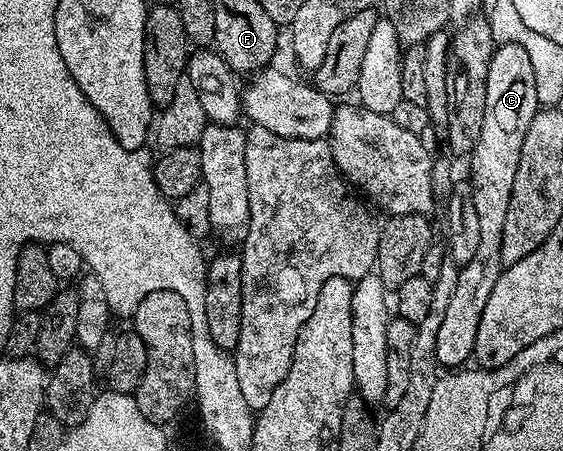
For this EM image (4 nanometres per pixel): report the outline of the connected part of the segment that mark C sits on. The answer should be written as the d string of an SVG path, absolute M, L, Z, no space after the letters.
M513 42L497 45L492 51L490 72L486 76L486 112L482 116L482 136L478 136L478 144L472 149L472 174L470 181L474 208L478 212L479 243L478 252L474 252L474 260L459 267L458 284L454 284L454 292L450 296L450 304L446 304L446 316L442 316L442 324L438 328L436 341L436 361L444 368L460 368L464 362L473 357L474 340L478 336L478 323L482 321L482 311L486 309L486 300L490 300L490 292L494 292L494 284L498 284L500 271L504 269L502 260L502 226L506 221L506 210L510 203L510 192L513 191L514 176L517 175L518 162L522 157L522 144L526 130L530 126L536 112L541 109L534 80L534 64L530 64L530 56L526 56L526 48Z

